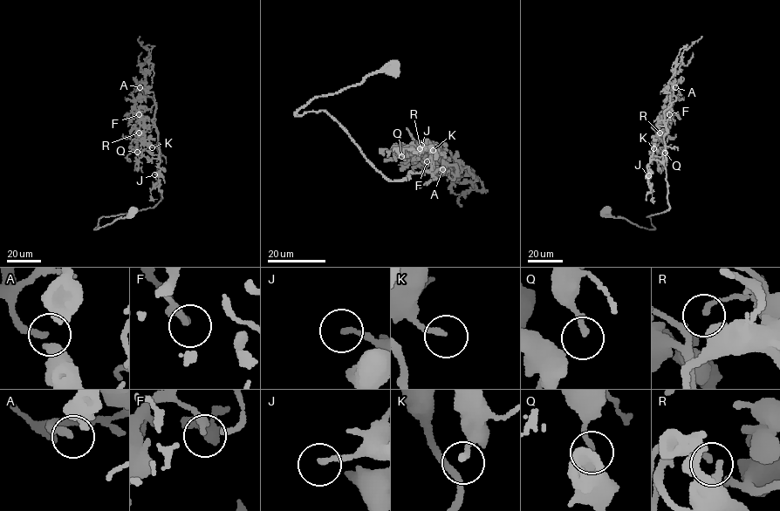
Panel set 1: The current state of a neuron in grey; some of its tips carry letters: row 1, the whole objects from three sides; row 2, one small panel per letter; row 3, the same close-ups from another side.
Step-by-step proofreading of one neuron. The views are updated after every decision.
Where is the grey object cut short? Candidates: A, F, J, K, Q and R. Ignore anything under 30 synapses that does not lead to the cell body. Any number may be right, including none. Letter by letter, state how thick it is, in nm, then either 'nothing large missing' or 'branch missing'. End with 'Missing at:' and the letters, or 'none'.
A: 150 nm | nothing large missing
F: 190 nm | nothing large missing
J: 180 nm | nothing large missing
K: 160 nm | nothing large missing
Q: 120 nm | nothing large missing
R: 150 nm | nothing large missing
Missing at: none

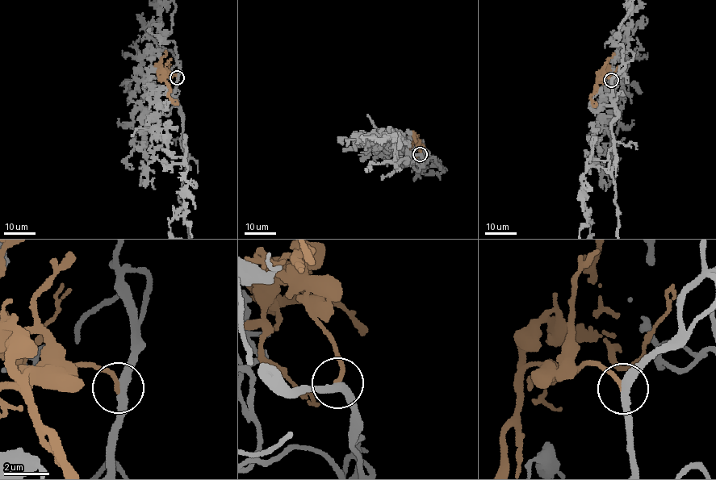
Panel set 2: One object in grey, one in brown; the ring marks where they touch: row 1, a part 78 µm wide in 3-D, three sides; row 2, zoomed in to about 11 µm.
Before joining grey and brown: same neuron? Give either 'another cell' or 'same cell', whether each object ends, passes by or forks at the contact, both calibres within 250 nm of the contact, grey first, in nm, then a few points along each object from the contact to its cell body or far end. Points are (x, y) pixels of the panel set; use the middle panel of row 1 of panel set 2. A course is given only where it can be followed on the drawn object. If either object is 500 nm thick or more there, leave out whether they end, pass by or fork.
same cell; grey passes by; brown ends there; 320 nm thick on the grey side, 200 nm on the other; brown runs (420, 154), (417, 140), (412, 132), (416, 141)

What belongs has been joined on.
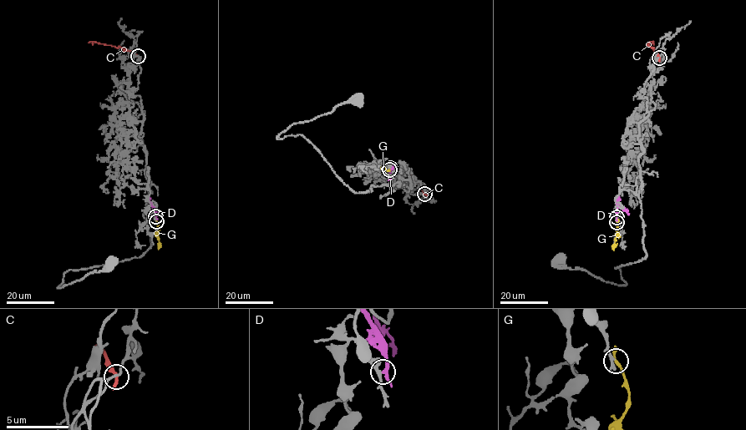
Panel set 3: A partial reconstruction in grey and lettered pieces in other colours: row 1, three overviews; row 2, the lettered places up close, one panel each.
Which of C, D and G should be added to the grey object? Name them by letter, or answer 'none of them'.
G

